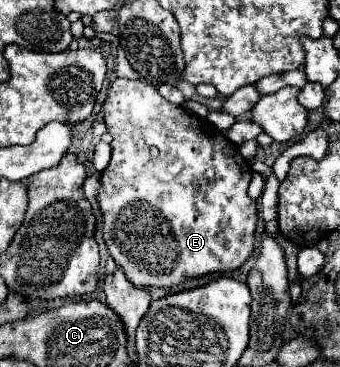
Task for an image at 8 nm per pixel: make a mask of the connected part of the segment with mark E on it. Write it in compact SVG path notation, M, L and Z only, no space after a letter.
M115 79L103 107L105 107L107 131L113 135L111 163L101 173L103 187L97 195L101 211L103 211L103 239L107 243L111 257L115 259L117 265L121 265L125 269L125 275L131 279L131 283L135 283L137 287L165 287L165 289L169 289L169 287L183 283L185 279L191 279L191 277L199 277L199 275L207 275L207 273L223 273L223 271L233 271L233 269L241 267L253 251L253 233L255 233L255 223L257 223L257 203L247 195L247 185L251 181L251 169L247 167L247 161L239 155L237 145L231 143L223 135L223 131L219 131L219 129L217 129L217 135L215 135L215 129L211 127L211 123L207 123L207 119L189 115L183 107L171 105L169 101L165 101L153 85L149 85L147 81L141 81L141 79L137 79L137 81Z

